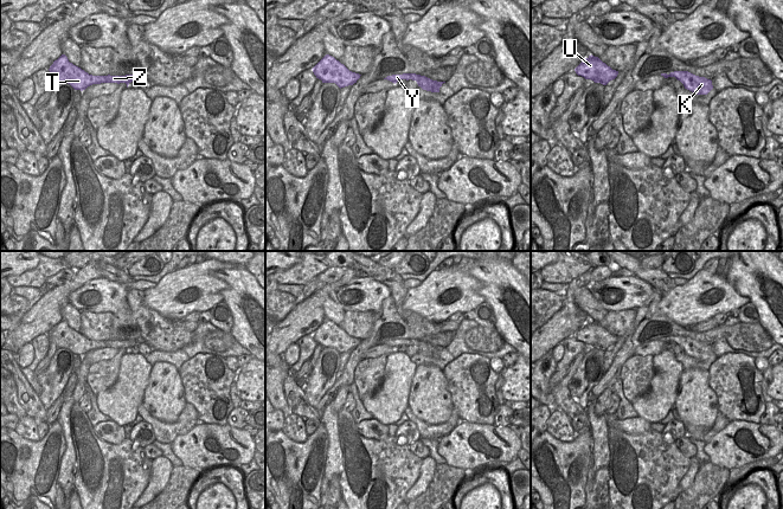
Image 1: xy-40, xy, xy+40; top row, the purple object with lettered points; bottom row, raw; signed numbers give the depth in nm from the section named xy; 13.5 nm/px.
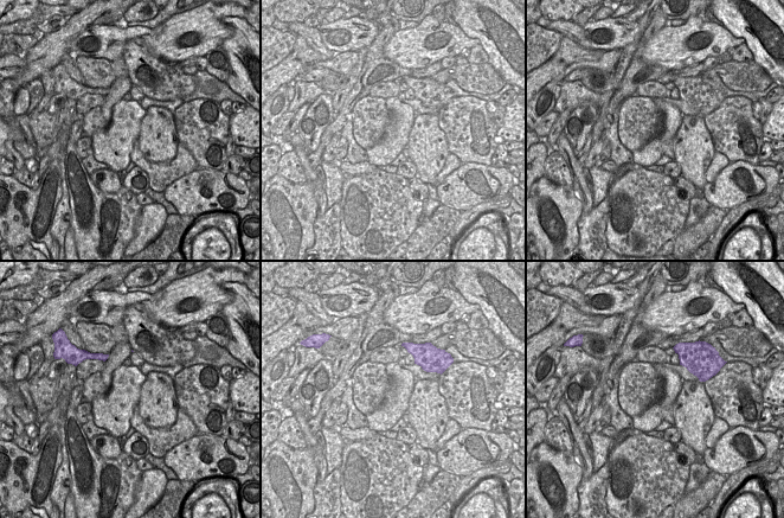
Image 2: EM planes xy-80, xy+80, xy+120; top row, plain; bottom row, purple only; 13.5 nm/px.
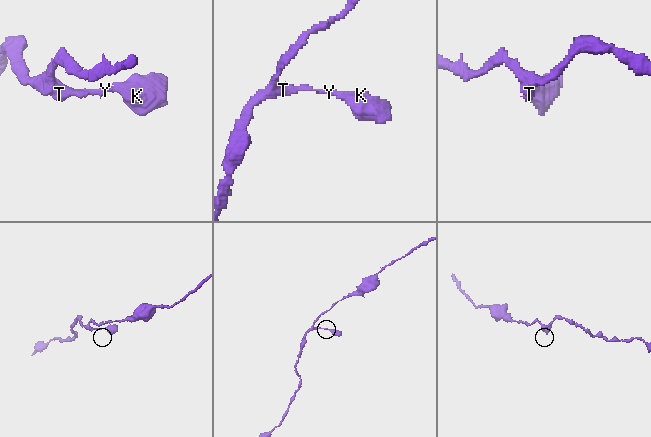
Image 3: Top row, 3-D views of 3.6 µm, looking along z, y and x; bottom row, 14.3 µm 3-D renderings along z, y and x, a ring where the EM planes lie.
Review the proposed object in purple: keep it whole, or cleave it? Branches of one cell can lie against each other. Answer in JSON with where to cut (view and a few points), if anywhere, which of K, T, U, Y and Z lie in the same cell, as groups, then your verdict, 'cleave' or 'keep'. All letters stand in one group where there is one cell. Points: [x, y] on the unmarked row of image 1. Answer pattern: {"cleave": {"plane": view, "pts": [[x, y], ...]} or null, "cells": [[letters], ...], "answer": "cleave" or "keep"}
{"cleave": null, "cells": [["K", "T", "U", "Y", "Z"]], "answer": "keep"}

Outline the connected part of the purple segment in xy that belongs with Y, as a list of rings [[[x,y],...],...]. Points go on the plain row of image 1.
[[[416,339],[392,340],[392,341],[387,341],[384,344],[387,344],[394,349],[400,344],[406,344],[406,346],[412,344],[416,346],[418,352],[421,352],[423,355],[431,357],[439,357],[439,353],[442,352],[443,348],[445,348],[445,347],[432,346],[425,341],[421,341]]]

